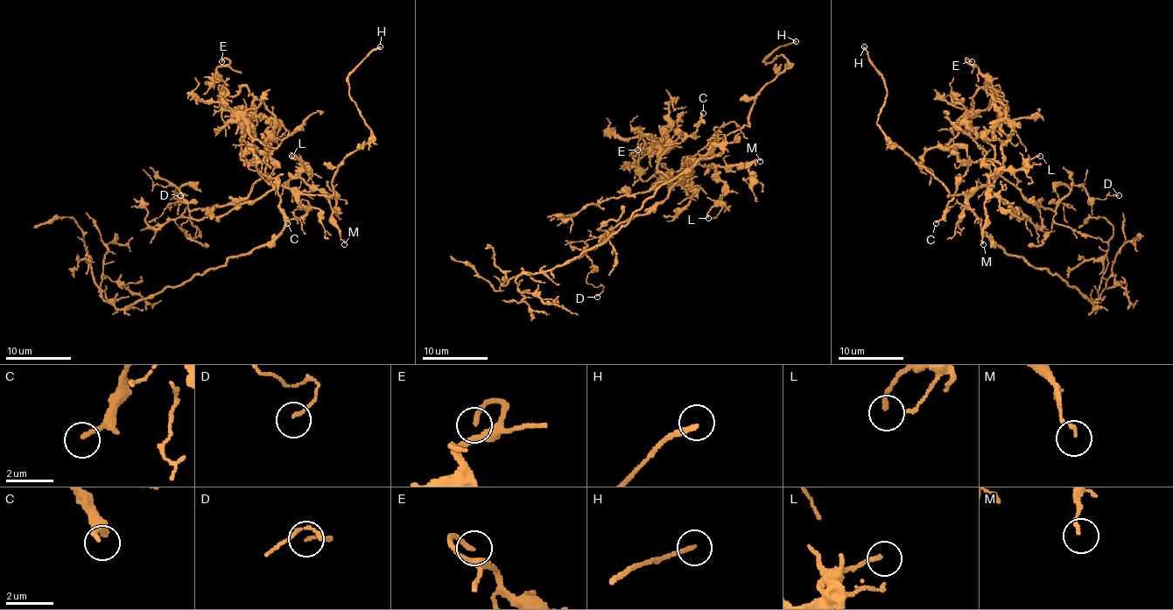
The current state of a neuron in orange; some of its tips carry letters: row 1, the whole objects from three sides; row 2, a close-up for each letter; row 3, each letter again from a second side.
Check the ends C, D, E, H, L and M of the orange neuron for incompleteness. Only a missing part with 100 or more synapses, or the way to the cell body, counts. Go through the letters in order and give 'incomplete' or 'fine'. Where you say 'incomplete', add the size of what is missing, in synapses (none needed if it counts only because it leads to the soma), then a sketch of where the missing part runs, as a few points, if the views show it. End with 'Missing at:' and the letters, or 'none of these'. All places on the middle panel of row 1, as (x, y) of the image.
C: fine
D: fine
E: fine
H: incomplete
L: fine
M: fine
Missing at: H

